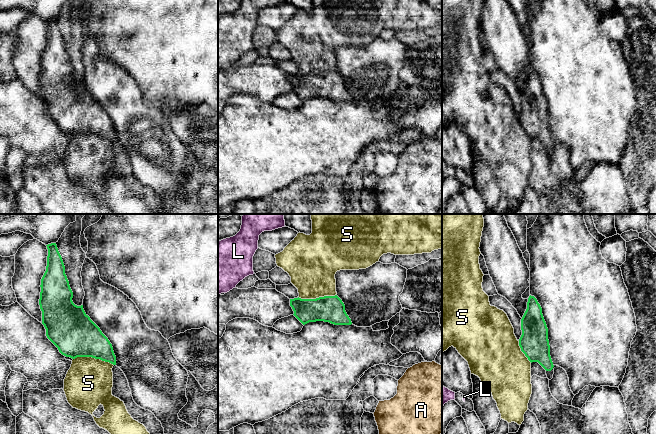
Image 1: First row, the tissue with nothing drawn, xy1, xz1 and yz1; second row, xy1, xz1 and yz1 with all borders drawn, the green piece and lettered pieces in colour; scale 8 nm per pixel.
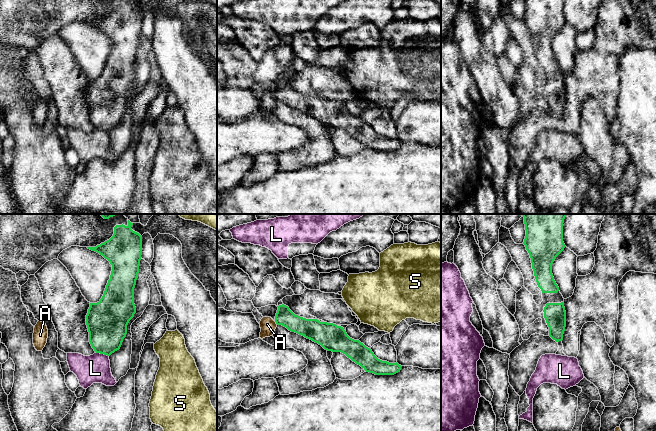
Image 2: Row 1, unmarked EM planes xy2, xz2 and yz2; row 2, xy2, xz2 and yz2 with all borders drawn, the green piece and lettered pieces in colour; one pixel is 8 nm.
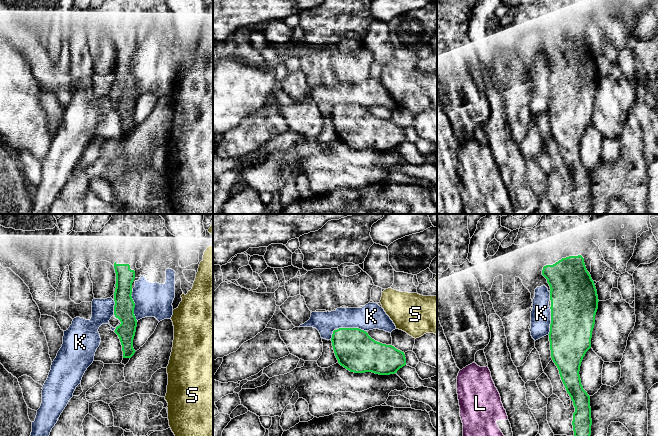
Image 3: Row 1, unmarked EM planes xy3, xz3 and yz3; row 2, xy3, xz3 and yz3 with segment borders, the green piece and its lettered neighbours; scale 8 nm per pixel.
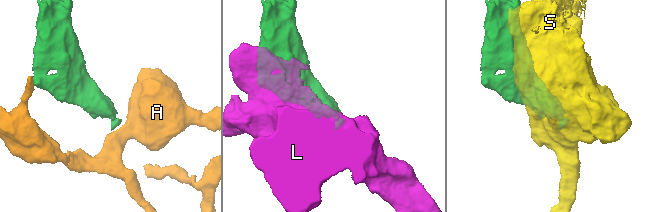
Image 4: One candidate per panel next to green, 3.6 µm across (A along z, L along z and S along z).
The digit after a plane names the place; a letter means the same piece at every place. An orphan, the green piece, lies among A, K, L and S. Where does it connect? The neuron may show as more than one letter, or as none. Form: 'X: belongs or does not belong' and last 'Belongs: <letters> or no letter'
A: does not belong
K: does not belong
L: does not belong
S: does not belong
Belongs: no letter

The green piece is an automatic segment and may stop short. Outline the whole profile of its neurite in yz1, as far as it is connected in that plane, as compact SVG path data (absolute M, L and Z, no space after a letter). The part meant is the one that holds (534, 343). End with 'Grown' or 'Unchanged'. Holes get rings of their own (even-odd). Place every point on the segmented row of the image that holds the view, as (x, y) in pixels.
M530 295L528 298L527 309L521 319L521 330L521 351L531 363L538 362L546 370L547 378L551 380L554 365L550 356L548 328L542 308L534 296Z. Grown

